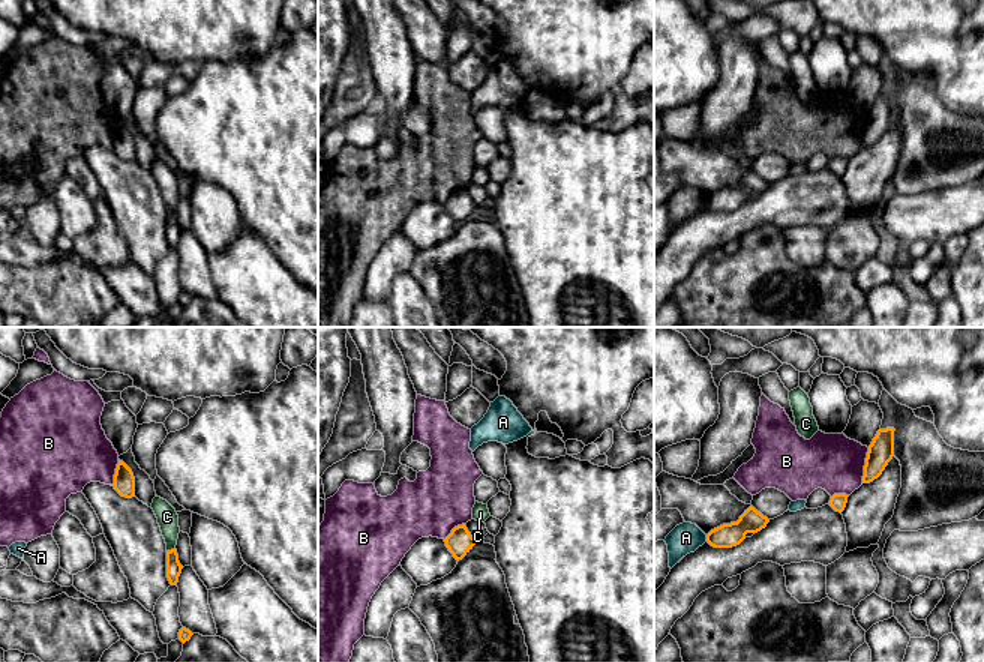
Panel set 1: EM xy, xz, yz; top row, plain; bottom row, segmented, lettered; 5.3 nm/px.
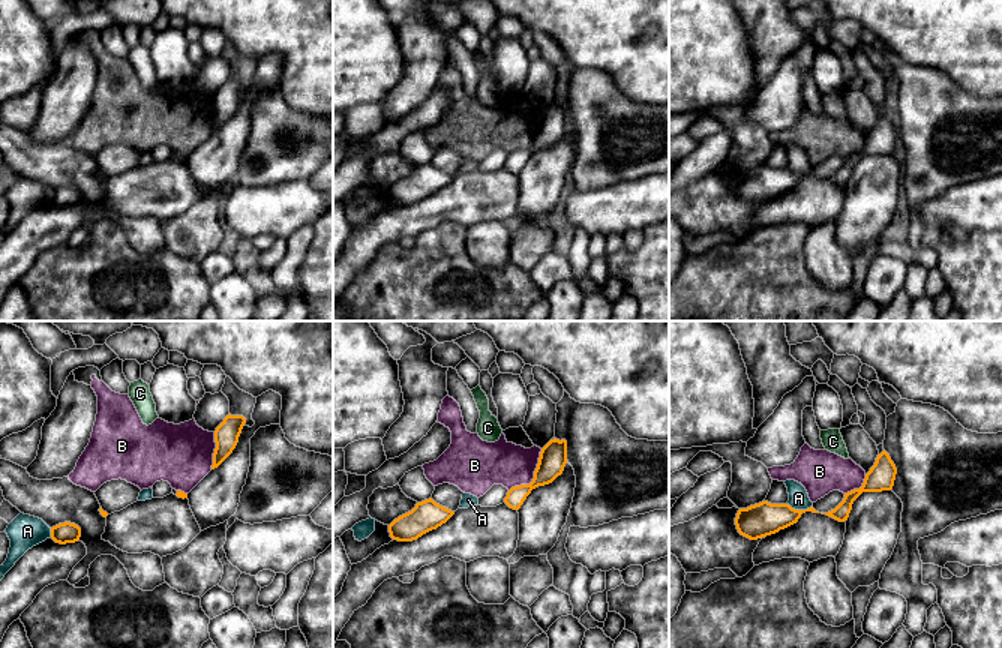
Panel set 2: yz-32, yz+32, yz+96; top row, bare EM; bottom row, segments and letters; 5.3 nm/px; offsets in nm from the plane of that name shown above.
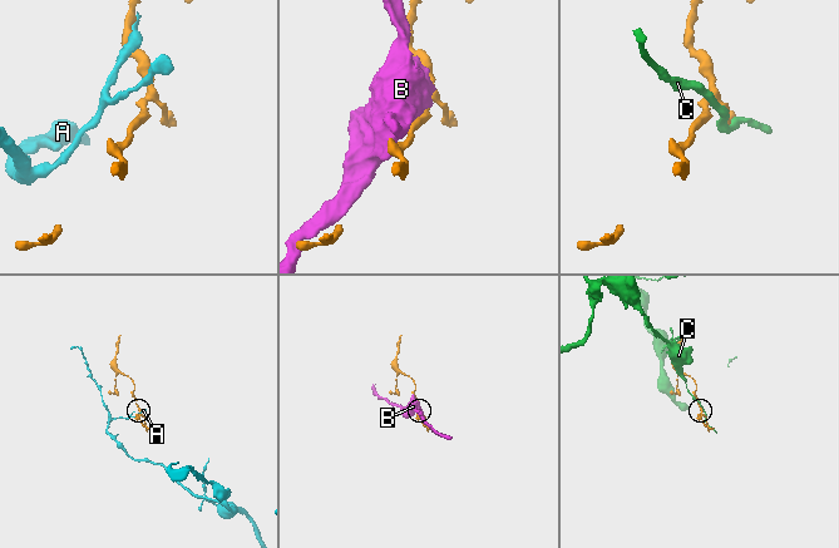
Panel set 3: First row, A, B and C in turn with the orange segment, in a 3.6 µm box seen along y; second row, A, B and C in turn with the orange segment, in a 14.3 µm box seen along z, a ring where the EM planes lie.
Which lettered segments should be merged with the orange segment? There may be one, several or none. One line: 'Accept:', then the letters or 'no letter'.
Accept: no letter

